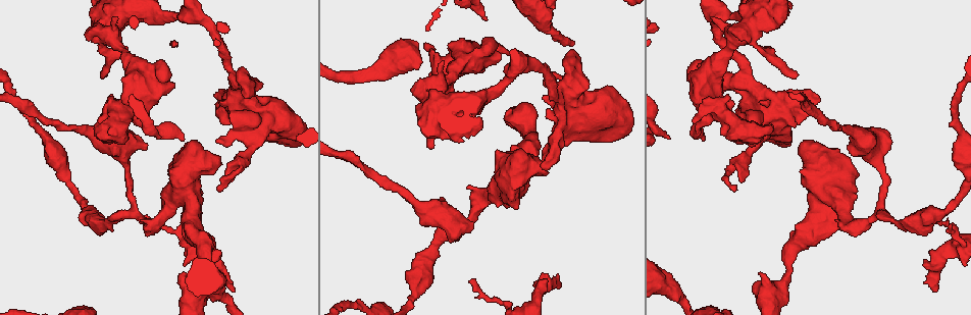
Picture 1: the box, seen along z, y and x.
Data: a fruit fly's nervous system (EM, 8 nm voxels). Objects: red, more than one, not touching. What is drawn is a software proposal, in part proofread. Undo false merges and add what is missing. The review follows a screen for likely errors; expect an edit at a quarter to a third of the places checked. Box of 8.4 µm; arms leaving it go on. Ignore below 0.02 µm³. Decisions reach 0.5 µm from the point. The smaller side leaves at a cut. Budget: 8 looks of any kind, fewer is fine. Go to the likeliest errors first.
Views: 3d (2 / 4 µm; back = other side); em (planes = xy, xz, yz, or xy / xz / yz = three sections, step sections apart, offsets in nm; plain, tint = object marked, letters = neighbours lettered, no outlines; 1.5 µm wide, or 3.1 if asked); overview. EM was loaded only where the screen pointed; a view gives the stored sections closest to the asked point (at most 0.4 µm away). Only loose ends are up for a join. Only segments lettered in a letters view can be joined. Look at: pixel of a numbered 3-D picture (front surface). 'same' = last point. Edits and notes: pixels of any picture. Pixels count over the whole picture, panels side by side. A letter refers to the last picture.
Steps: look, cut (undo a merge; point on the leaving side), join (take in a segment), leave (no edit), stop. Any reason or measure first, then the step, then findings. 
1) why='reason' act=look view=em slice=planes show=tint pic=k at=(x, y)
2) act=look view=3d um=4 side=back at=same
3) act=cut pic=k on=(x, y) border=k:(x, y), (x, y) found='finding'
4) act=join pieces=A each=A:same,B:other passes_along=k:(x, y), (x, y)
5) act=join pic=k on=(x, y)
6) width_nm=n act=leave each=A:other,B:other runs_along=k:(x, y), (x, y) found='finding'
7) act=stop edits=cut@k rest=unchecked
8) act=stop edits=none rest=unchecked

why='free end' act=look view=em slice=xy step=8 show=tint pic=1 at=(936, 292)

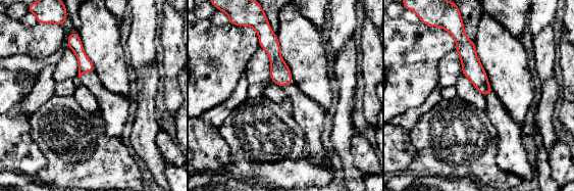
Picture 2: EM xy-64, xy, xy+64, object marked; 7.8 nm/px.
why='cut it another way' act=look view=em slice=planes show=letters at=same

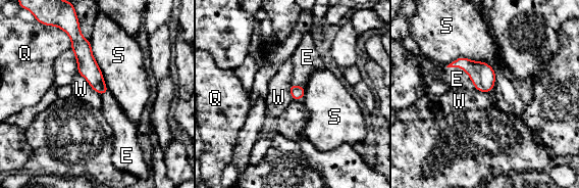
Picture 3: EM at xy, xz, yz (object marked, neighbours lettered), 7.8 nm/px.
act=join pieces=E each=E:same,Q:other,S:other,W:other passes_along=3:(482, 76), (465, 71), (457, 79) found='it goes on there'

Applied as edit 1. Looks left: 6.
why='branch stops here' act=look view=3d um=4 pic=1 at=(184, 138)

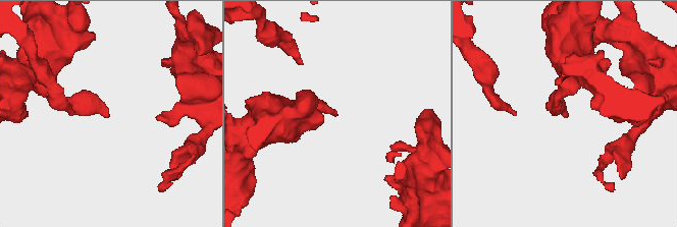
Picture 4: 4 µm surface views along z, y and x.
why='need the tissue' act=look view=em slice=planes show=tint pic=4 at=(336, 114)

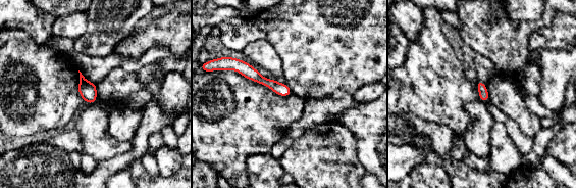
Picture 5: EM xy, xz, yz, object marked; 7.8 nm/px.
why='see the neighbours' act=look view=em slice=planes show=letters at=same

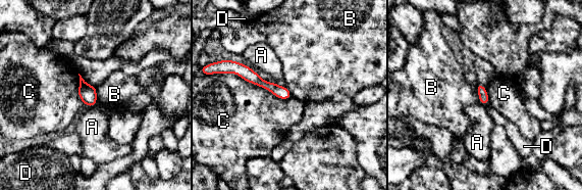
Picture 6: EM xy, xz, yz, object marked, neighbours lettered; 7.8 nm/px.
act=leave each=A:other,B:other,C:other,D:other runs_along=6:(237, 64), (260, 83), (288, 95) found='no lettered segment goes on from it'

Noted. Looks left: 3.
why='free end' act=look view=3d um=2 pic=1 at=(799, 122)

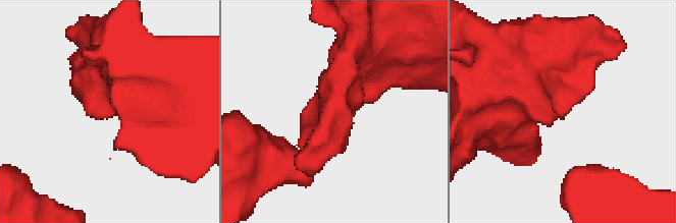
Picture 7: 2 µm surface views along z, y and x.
act=look view=em slice=planes show=tint pic=7 at=(560, 115)

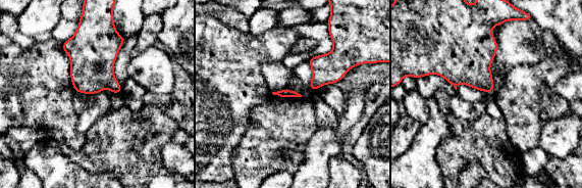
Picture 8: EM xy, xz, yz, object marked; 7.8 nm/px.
act=look view=em slice=planes show=letters at=same

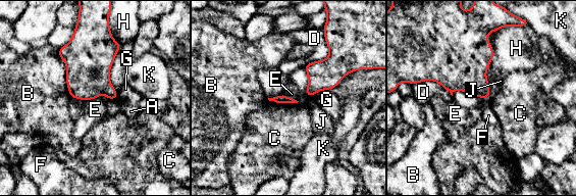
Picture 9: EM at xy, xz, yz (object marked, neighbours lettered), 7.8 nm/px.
act=leave each=A:other,B:other,C:other,D:other,E:other,F:other,G:other,H:other,J:other,K:other border=9:(282, 95), (290, 96), (299, 101) found='none of them fits'

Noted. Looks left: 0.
act=stop edits=join@3 rest=unchecked

